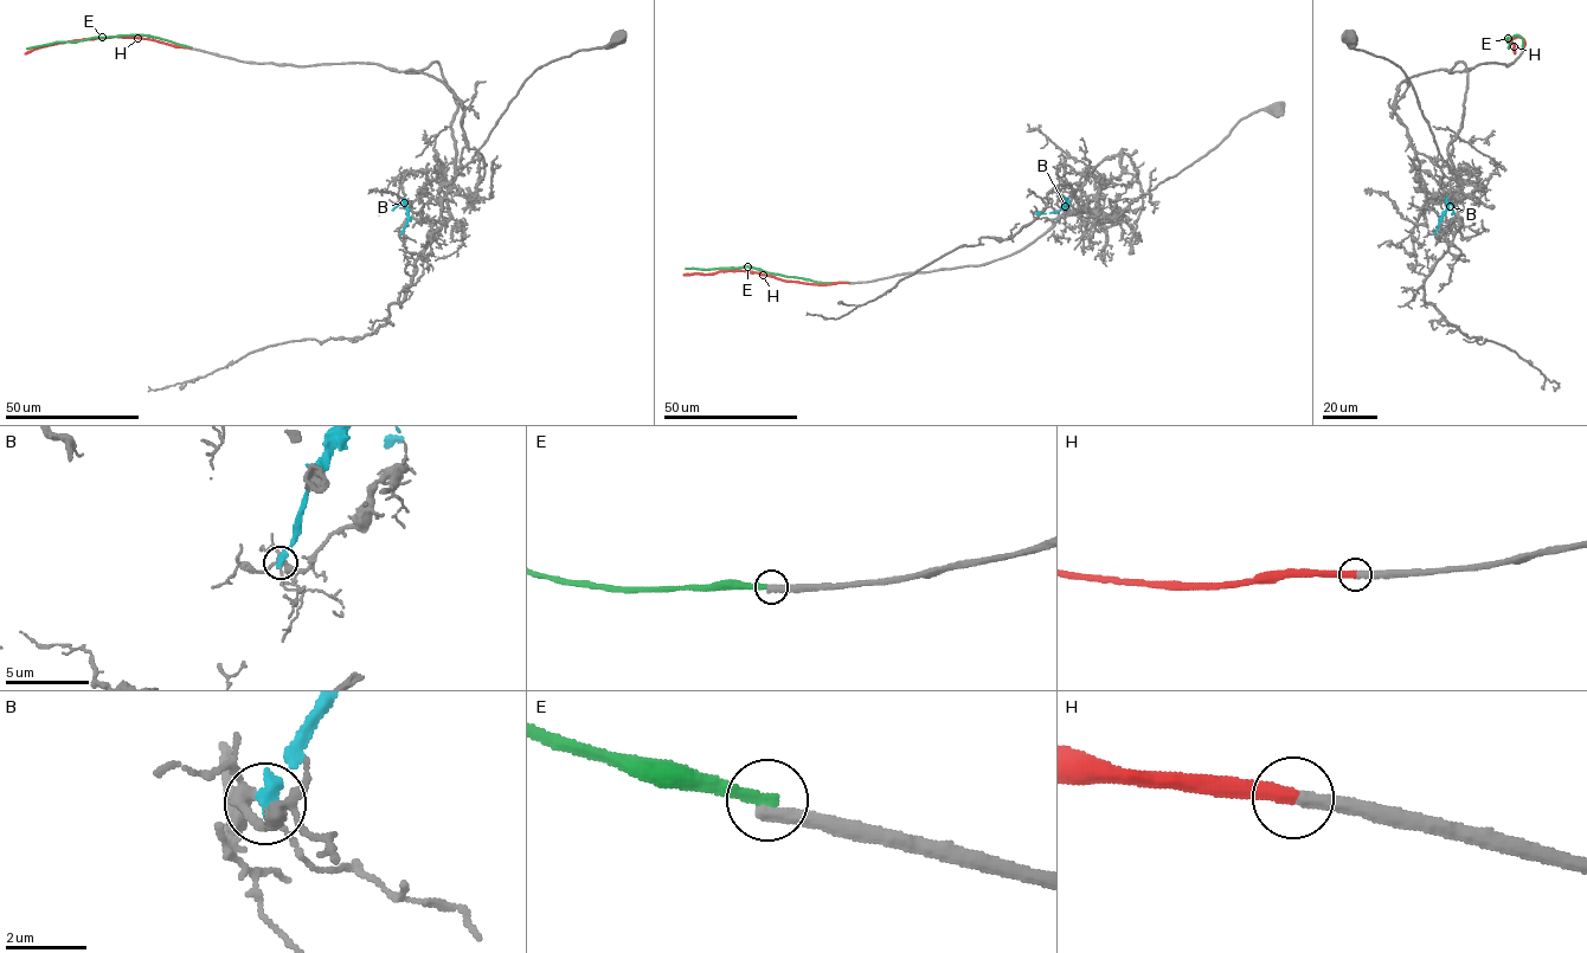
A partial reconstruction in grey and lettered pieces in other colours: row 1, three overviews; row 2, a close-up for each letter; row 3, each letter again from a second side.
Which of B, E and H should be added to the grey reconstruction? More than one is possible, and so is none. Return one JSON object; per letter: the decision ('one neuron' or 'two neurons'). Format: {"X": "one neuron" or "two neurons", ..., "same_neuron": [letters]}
{"B": "two neurons", "E": "two neurons", "H": "one neuron", "same_neuron": ["H"]}

